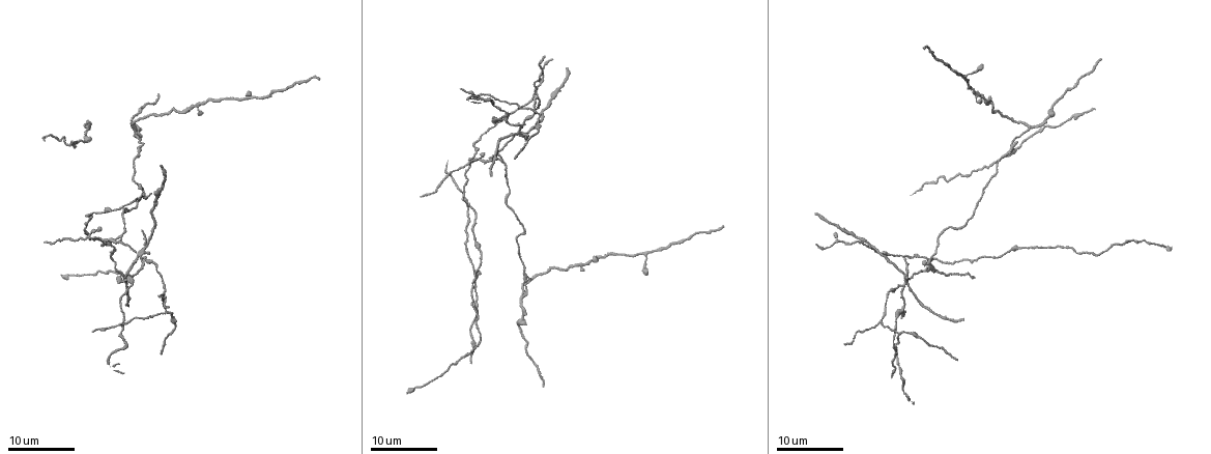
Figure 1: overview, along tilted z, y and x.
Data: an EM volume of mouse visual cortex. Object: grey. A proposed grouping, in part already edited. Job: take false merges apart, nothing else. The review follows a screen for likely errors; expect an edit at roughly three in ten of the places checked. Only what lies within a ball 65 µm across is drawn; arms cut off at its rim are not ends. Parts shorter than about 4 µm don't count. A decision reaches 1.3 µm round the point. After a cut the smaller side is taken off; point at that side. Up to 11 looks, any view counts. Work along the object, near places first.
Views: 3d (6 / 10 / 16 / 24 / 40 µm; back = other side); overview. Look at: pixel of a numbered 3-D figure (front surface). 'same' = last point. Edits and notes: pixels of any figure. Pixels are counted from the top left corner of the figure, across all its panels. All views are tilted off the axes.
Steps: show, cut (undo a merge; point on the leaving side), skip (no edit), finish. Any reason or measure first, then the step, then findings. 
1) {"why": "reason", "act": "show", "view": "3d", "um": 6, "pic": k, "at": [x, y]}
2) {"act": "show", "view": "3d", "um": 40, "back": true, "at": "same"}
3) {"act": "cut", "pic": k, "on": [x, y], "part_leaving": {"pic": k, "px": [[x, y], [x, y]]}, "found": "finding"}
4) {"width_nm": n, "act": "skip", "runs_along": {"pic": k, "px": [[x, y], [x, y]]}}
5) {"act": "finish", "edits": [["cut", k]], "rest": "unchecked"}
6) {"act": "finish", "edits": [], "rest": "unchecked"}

{"act": "show", "view": "3d", "um": 24, "pic": 1, "at": [90, 235]}

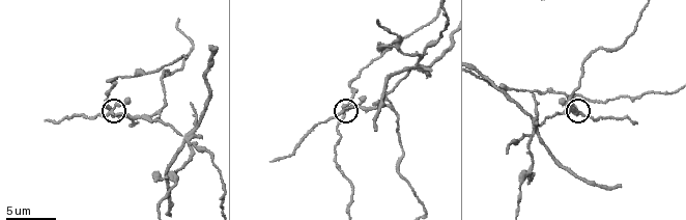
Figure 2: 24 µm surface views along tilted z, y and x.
{"why": "closer look", "act": "show", "view": "3d", "um": 6, "pic": 2, "at": [343, 112]}

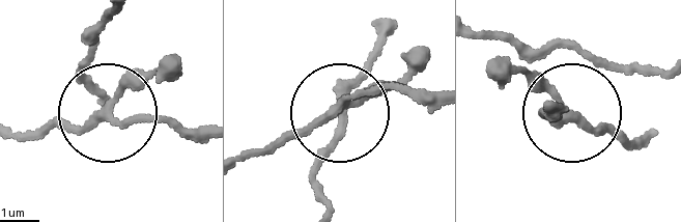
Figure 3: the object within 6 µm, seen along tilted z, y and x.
{"arms": 3, "act": "skip", "runs_along": {"pic": 3, "px": [[435, 95], [379, 83], [245, 154]]}, "found": "continuous, no second cell"}

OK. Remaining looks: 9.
{"act": "show", "view": "3d", "um": 6, "pic": 2, "at": [390, 107]}

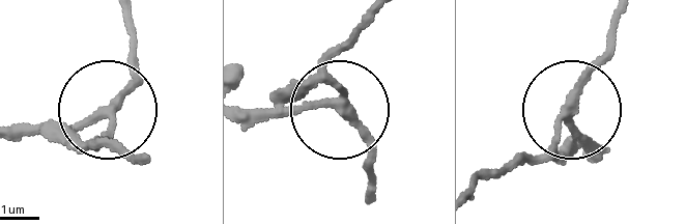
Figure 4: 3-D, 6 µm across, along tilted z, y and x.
{"width_nm": 230, "act": "skip", "found": "all the same cell"}

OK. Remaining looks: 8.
{"why": "a fork", "act": "show", "view": "3d", "um": 24, "pic": 1, "at": [534, 108]}

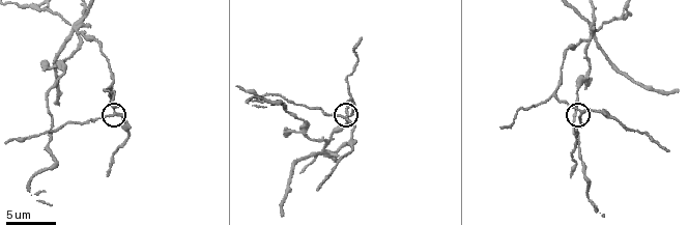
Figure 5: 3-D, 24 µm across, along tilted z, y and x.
{"act": "show", "view": "3d", "um": 10, "pic": 5, "at": [580, 114]}

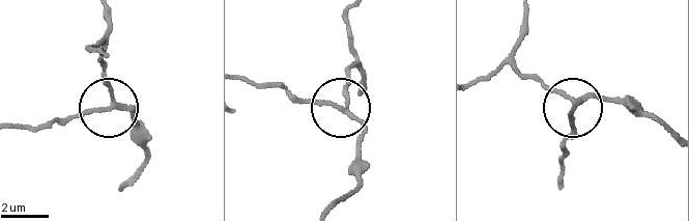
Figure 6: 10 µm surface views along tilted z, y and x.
{"width_nm": 150, "act": "cut", "pic": 6, "on": [77, 115], "part_leaving": {"pic": 6, "px": [[109, 106], [44, 127], [13, 127]]}, "found": "a second cell is stuck on"}

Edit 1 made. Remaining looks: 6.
{"why": "arms run side by side", "act": "show", "view": "3d", "um": 6, "pic": 5, "at": [325, 149]}

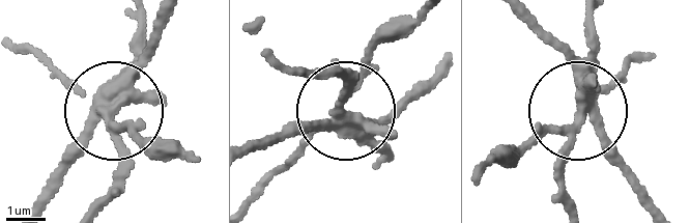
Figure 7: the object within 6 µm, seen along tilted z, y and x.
{"why": "other side", "act": "show", "view": "3d", "um": 6, "back": true, "pic": 7, "at": [579, 112]}

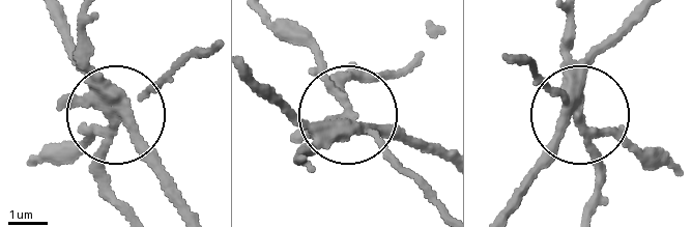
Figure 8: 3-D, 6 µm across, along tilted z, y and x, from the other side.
{"width_nm": 310, "act": "cut", "pic": 8, "on": [90, 68], "found": "two cells meet here"}

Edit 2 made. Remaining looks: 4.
{"act": "show", "view": "overview"}

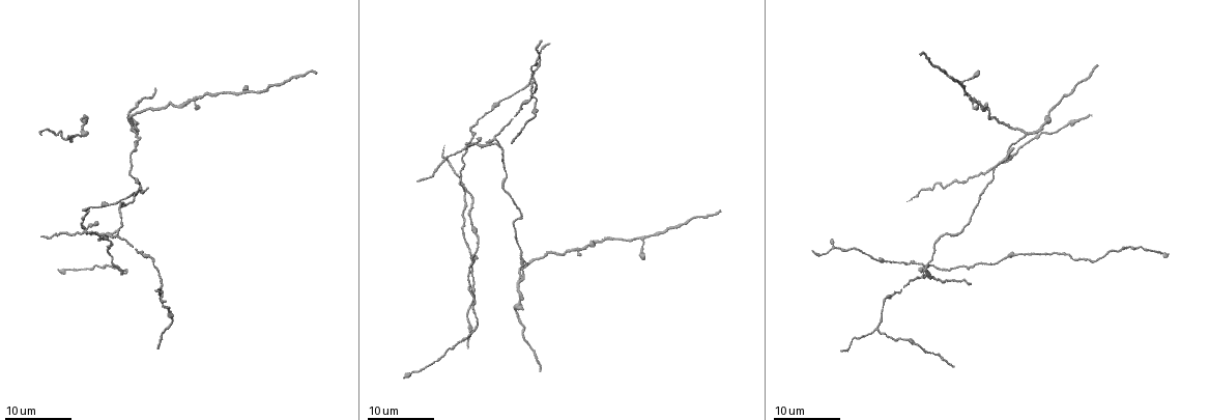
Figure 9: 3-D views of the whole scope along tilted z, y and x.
{"why": "calibre changes", "act": "show", "view": "3d", "um": 16, "pic": 9, "at": [492, 111]}

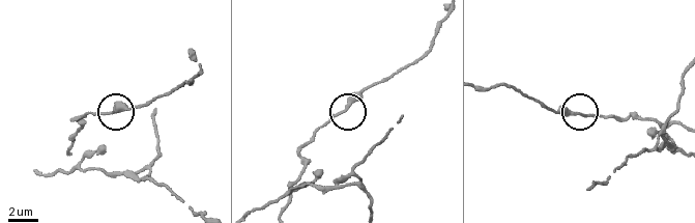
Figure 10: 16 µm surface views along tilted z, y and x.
{"act": "show", "view": "3d", "um": 6, "pic": 10, "at": [581, 114]}

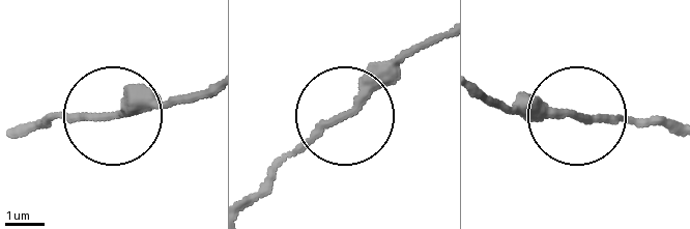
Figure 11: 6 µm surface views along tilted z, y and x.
{"act": "skip", "runs_along": {"pic": 11, "px": [[23, 122], [169, 99]]}, "found": "all the same cell"}

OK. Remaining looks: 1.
{"act": "finish", "edits": [["cut", 6], ["cut", 8]], "rest": "unchecked"}

